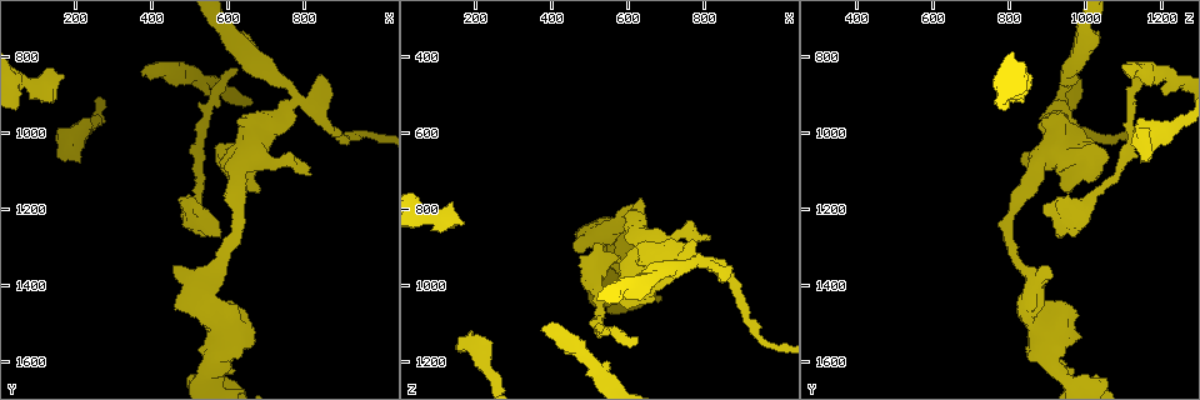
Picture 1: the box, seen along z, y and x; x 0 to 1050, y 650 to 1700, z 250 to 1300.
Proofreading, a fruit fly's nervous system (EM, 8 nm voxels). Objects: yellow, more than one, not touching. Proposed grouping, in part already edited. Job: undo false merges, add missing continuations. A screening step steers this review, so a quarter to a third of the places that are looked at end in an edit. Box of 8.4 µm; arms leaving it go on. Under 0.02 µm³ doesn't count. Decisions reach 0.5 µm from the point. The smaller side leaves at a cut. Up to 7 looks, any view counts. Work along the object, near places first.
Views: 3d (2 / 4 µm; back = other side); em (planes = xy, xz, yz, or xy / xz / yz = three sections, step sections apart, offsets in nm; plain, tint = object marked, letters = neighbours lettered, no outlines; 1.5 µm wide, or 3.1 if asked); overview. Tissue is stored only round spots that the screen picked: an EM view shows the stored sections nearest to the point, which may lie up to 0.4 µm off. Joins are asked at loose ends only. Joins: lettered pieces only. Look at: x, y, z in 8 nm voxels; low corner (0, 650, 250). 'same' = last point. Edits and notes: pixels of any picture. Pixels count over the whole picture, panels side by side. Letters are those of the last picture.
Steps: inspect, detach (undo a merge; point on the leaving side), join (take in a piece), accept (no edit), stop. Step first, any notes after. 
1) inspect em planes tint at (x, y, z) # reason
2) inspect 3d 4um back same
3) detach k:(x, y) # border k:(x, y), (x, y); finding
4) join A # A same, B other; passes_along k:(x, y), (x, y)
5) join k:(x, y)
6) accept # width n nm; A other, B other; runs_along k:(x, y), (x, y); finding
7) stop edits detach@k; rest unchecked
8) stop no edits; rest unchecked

inspect 3d 4um at (375, 835, 1115) # an open end

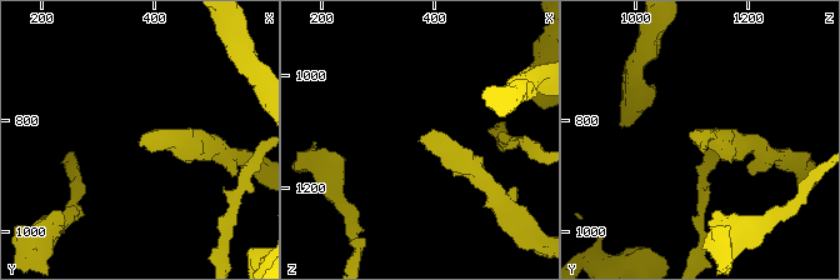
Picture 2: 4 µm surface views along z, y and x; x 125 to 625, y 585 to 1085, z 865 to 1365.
inspect em planes letters at (370, 840, 1115)

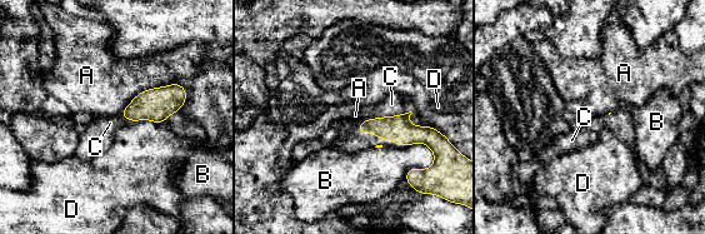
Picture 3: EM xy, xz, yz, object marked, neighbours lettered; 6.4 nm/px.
join C # A other, B other, C same, D other; passes_along 3:(396, 128), (383, 116), (391, 104); the neuron continues

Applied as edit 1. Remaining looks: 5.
inspect 3d 4um at (620, 830, 1135) # free end

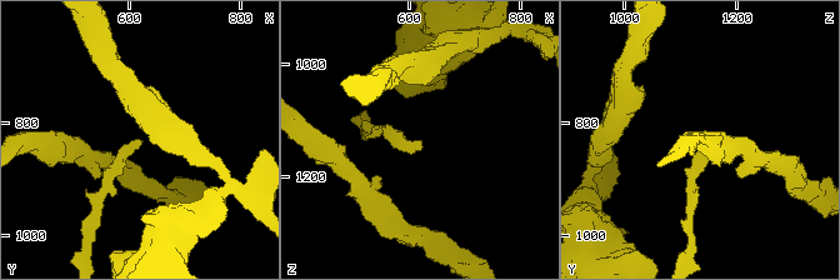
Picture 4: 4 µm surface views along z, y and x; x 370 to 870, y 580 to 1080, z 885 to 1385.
inspect em yz step 8 letters at (615, 835, 1135) # need the tissue

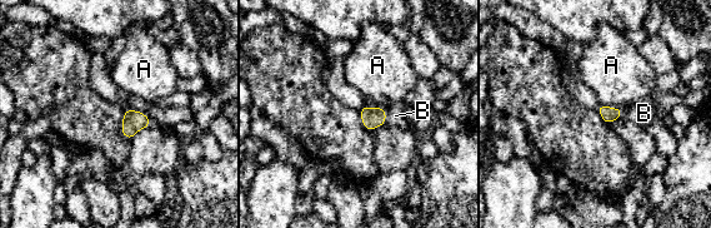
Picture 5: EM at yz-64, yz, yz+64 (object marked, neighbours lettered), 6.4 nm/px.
join B # width 100 nm; A other, B same; it goes on there

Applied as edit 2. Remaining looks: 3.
inspect em planes plain at (200, 1065, 1170) # branch stops here

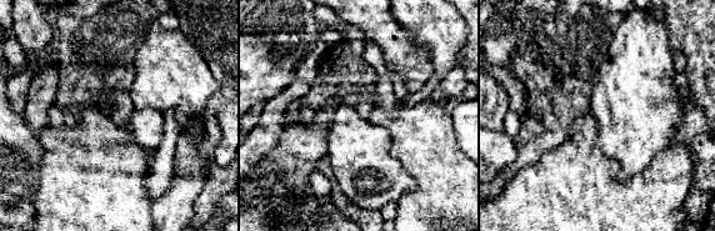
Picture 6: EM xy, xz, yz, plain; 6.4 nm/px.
inspect em planes letters same # see the neighbours

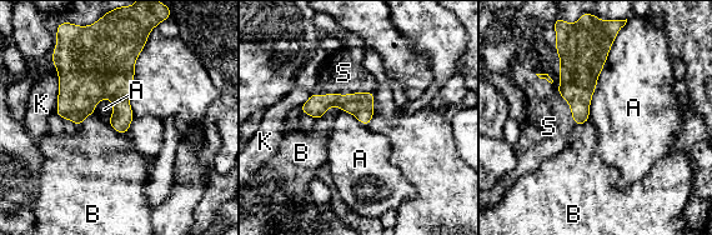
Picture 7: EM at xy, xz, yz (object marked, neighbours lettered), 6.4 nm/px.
join S # A other, B other, K other, S same; passes_along 7:(359, 104), (341, 94), (344, 73); the neuron continues

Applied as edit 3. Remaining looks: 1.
stop edits join@3, join@5, join@7; rest unchecked

